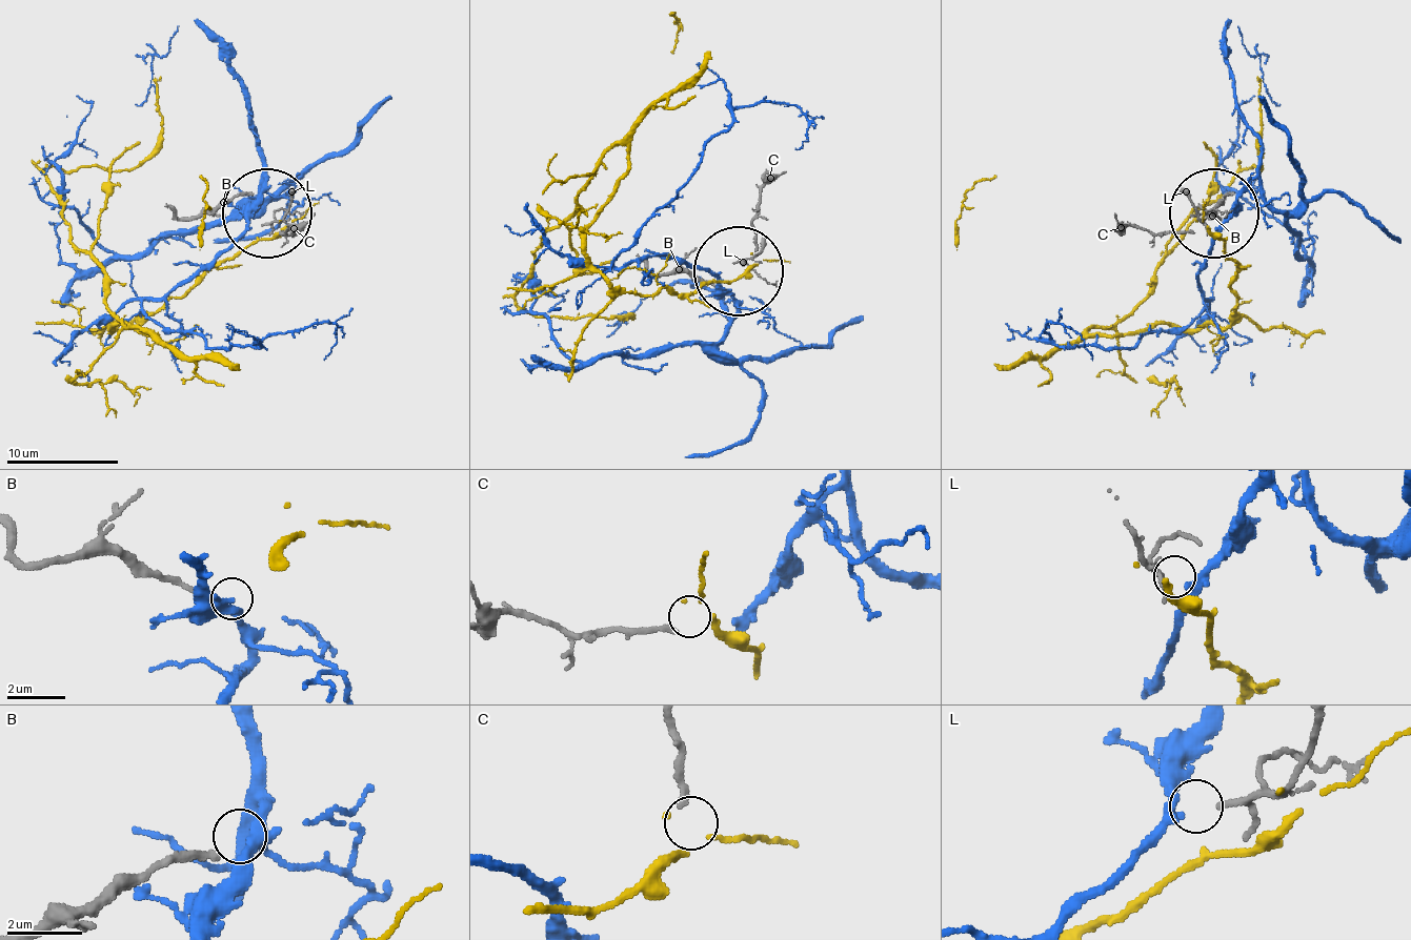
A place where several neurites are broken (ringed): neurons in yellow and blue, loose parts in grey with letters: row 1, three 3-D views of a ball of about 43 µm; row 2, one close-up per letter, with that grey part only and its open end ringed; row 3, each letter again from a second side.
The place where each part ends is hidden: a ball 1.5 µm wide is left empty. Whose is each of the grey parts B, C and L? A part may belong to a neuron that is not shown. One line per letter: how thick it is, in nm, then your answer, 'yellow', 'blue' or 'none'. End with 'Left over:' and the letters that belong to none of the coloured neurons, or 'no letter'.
B: calibre 190 nm; none
C: calibre 200 nm; yellow
L: calibre 110 nm; blue
Left over: B

